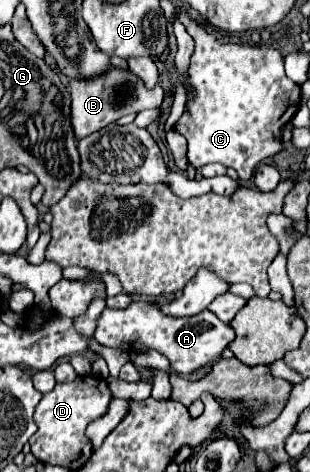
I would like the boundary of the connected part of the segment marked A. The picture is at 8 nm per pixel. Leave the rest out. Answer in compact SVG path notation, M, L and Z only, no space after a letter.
M133 301L127 309L105 309L97 321L93 337L105 347L117 347L127 353L155 349L171 361L171 369L179 375L189 375L221 357L233 335L217 335L217 317L211 311L201 311L193 317L167 317L149 301Z

